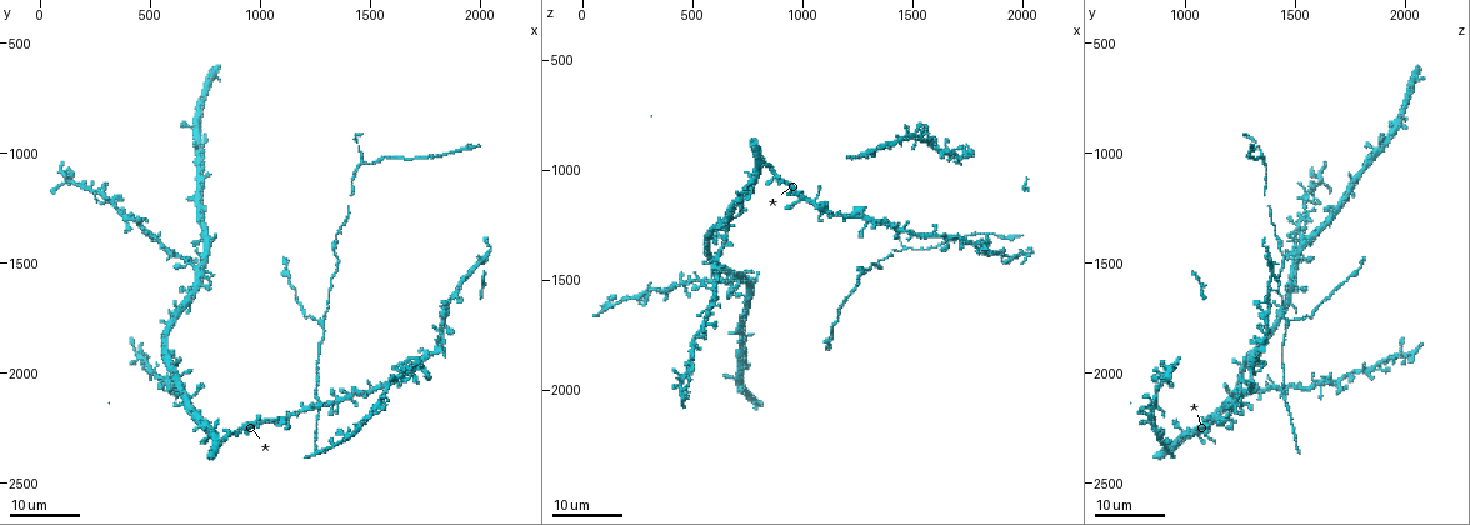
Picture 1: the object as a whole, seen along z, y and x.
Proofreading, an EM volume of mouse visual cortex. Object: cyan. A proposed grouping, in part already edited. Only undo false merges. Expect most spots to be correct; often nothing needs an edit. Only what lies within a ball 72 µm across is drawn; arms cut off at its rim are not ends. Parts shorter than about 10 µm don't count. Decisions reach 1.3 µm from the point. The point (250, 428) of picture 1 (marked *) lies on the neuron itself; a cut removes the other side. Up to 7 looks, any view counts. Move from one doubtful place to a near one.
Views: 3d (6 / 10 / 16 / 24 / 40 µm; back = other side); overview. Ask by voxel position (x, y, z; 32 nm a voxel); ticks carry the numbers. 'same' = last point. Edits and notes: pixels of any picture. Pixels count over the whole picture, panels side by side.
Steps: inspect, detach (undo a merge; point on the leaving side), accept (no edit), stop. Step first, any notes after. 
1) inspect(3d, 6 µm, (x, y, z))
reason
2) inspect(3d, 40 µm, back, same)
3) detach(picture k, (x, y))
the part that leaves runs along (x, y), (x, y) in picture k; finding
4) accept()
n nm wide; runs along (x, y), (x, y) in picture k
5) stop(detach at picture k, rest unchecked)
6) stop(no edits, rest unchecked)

inspect(3d, 24 µm, (1300, 2130, 1240))

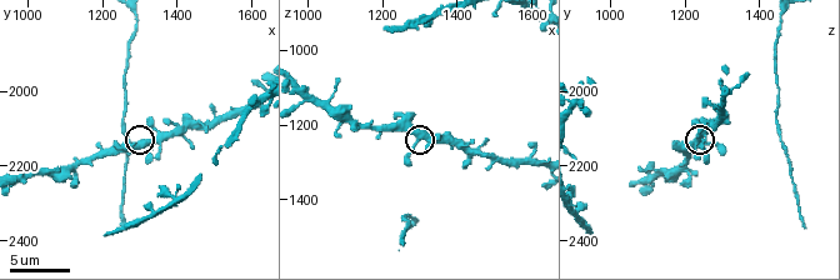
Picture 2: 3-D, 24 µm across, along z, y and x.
inspect(3d, 10 µm, (1300, 2130, 1240))

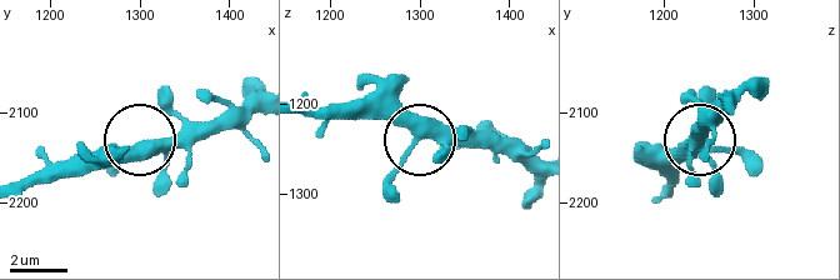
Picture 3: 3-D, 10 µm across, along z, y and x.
accept()
3 arms; runs along (303, 105), (360, 105), (418, 136), (486, 134) in picture 3; one neuron here

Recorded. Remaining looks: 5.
inspect(3d, 10 µm, (1050, 2220, 1140))
small branch off a trunk

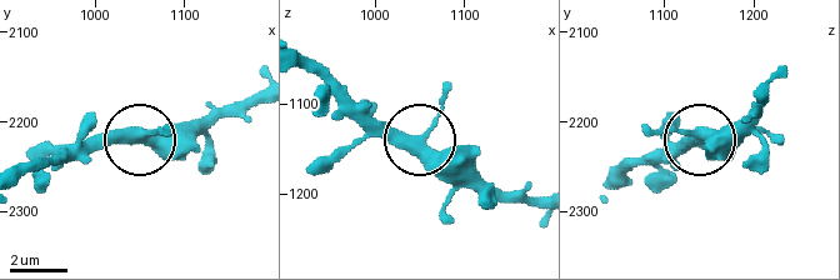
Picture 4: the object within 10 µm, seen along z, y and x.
inspect(3d, 6 µm, (1055, 2215, 1145))
zoom in

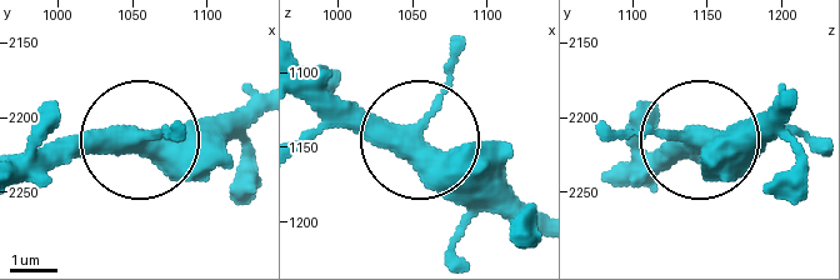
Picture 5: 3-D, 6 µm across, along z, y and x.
accept()
side arm 37 µm; runs along (24, 176), (108, 141), (176, 129) in picture 5; continuous, no second neuron

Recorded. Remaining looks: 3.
inspect(3d, 16 µm, (1280, 1770, 1470))
arms part here

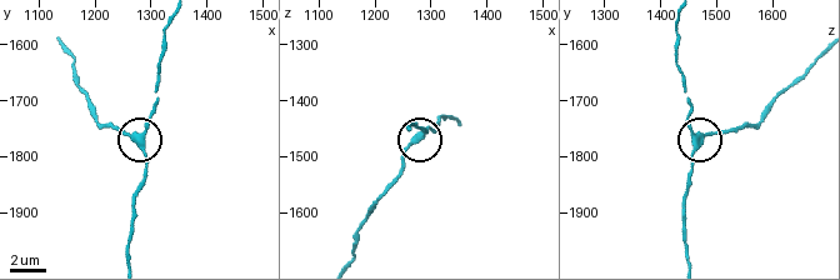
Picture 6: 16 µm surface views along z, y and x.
inspect(3d, 6 µm, (1275, 1765, 1460))

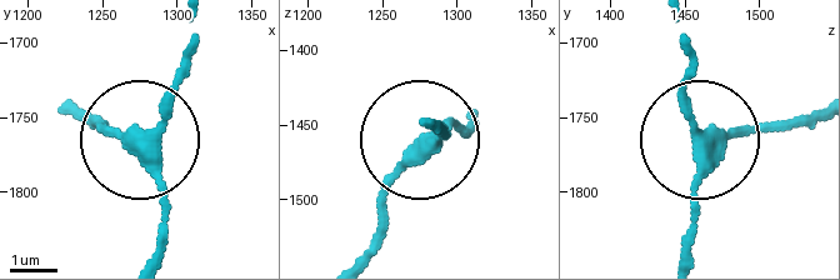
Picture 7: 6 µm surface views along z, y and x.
detach(picture 7, (93, 118))
310 nm wide; two neurons meet here

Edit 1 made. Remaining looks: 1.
inspect(3d, 6 µm, (1270, 2120, 1460))
narrows sharply

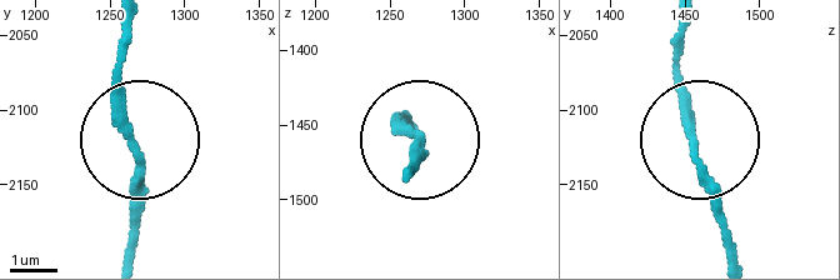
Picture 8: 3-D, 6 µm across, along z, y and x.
accept()
200 nm wide; all the same neuron

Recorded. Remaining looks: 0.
stop(detach at picture 7, rest unchecked)

